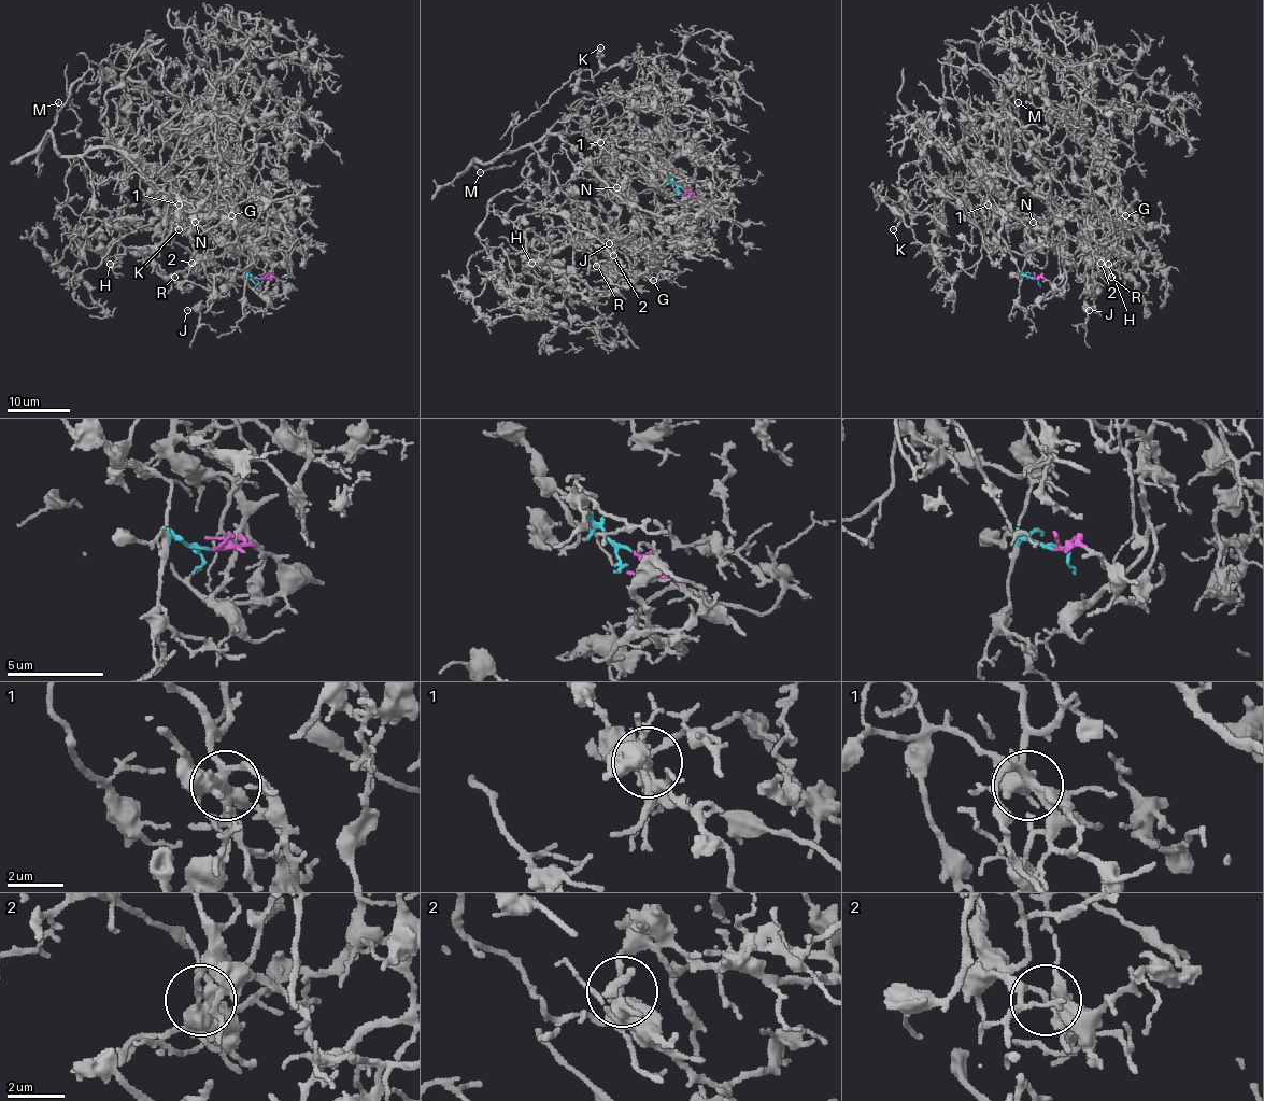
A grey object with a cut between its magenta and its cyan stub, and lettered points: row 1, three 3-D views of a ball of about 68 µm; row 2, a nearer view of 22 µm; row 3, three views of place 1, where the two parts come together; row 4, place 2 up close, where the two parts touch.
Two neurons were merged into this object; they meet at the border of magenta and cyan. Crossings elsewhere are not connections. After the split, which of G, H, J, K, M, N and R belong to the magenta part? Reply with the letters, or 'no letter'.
G, J, K, M

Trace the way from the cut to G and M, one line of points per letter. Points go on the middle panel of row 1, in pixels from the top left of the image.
G: (682, 187), (705, 205), (698, 221), (641, 211), (556, 136), (533, 144), (558, 185), (655, 263), (653, 280)
M: (682, 187), (705, 205), (698, 221), (641, 211), (556, 136), (484, 164), (476, 159), (481, 173)

